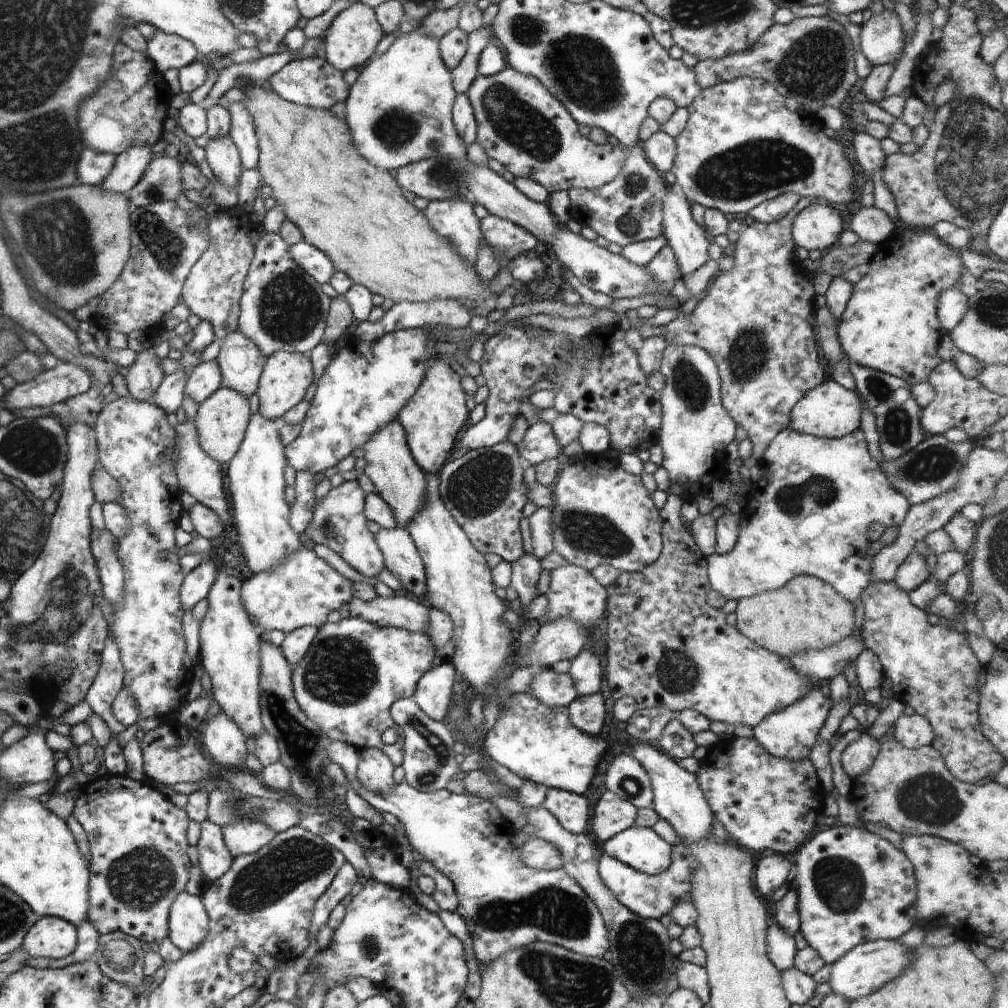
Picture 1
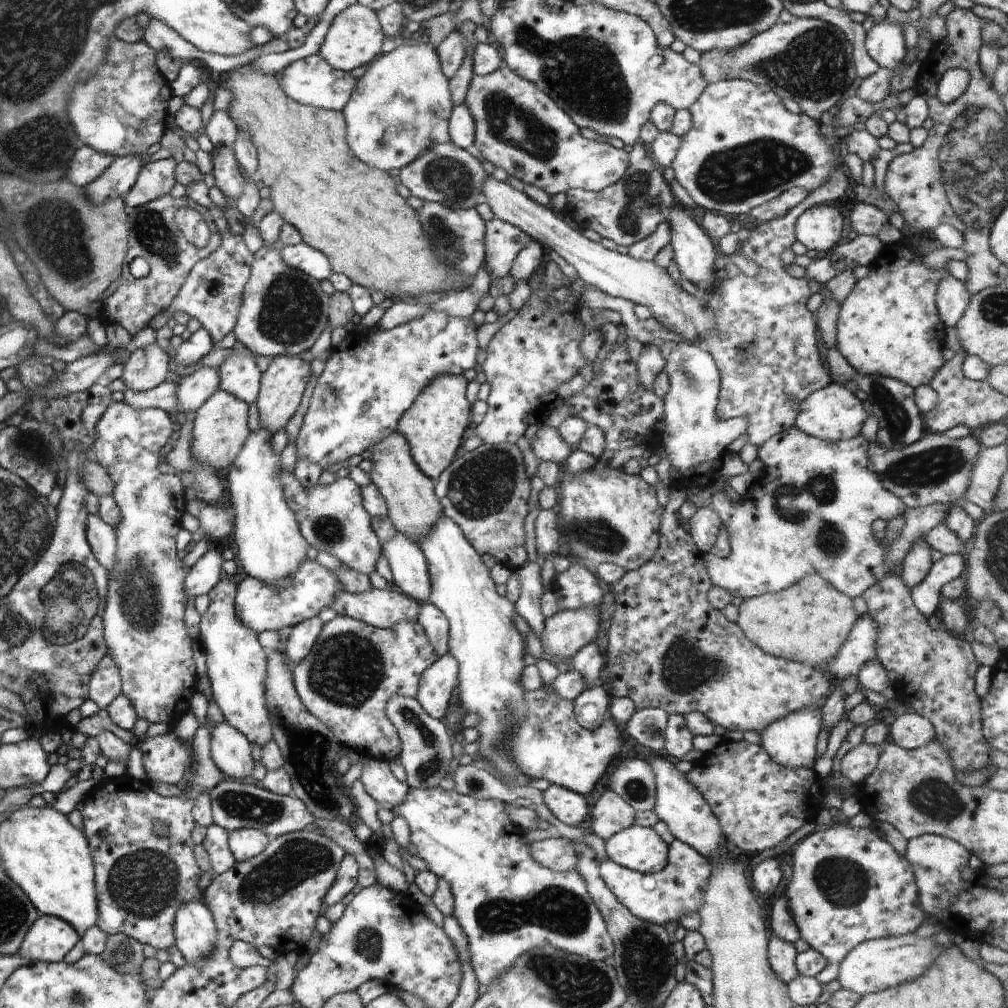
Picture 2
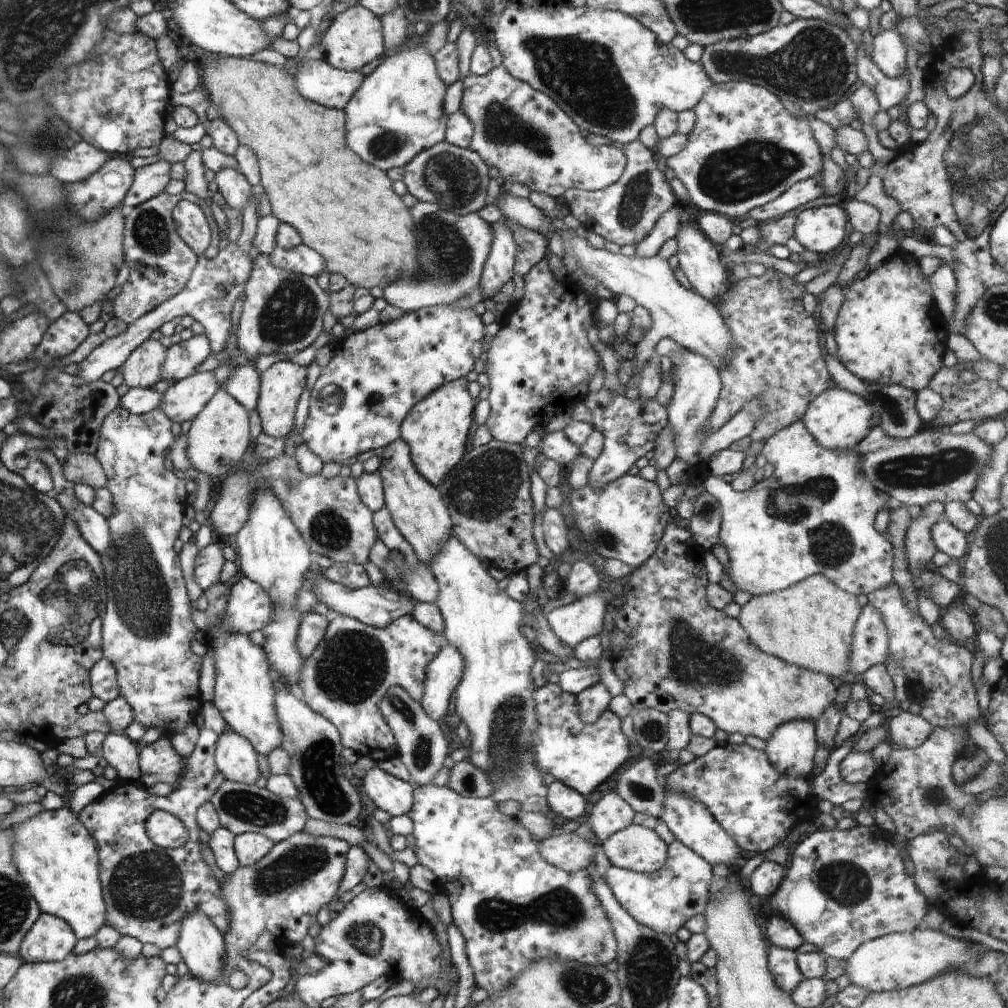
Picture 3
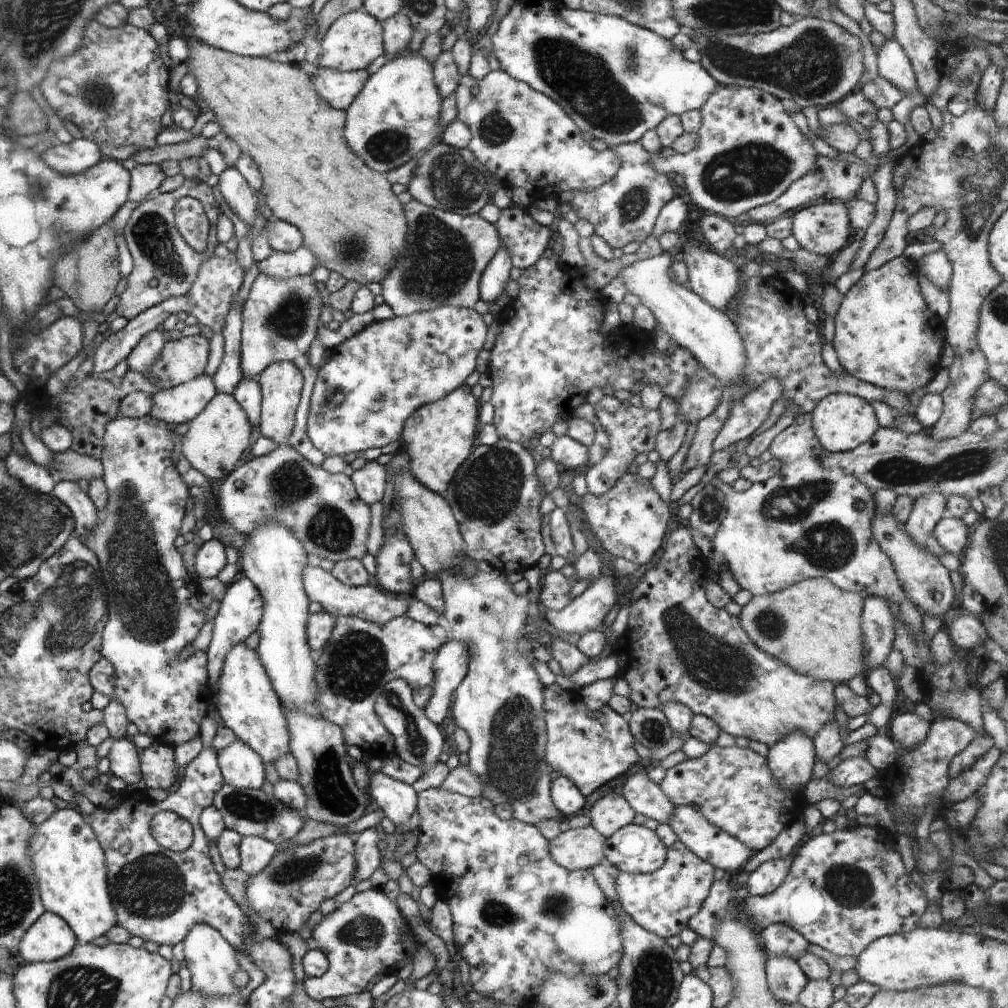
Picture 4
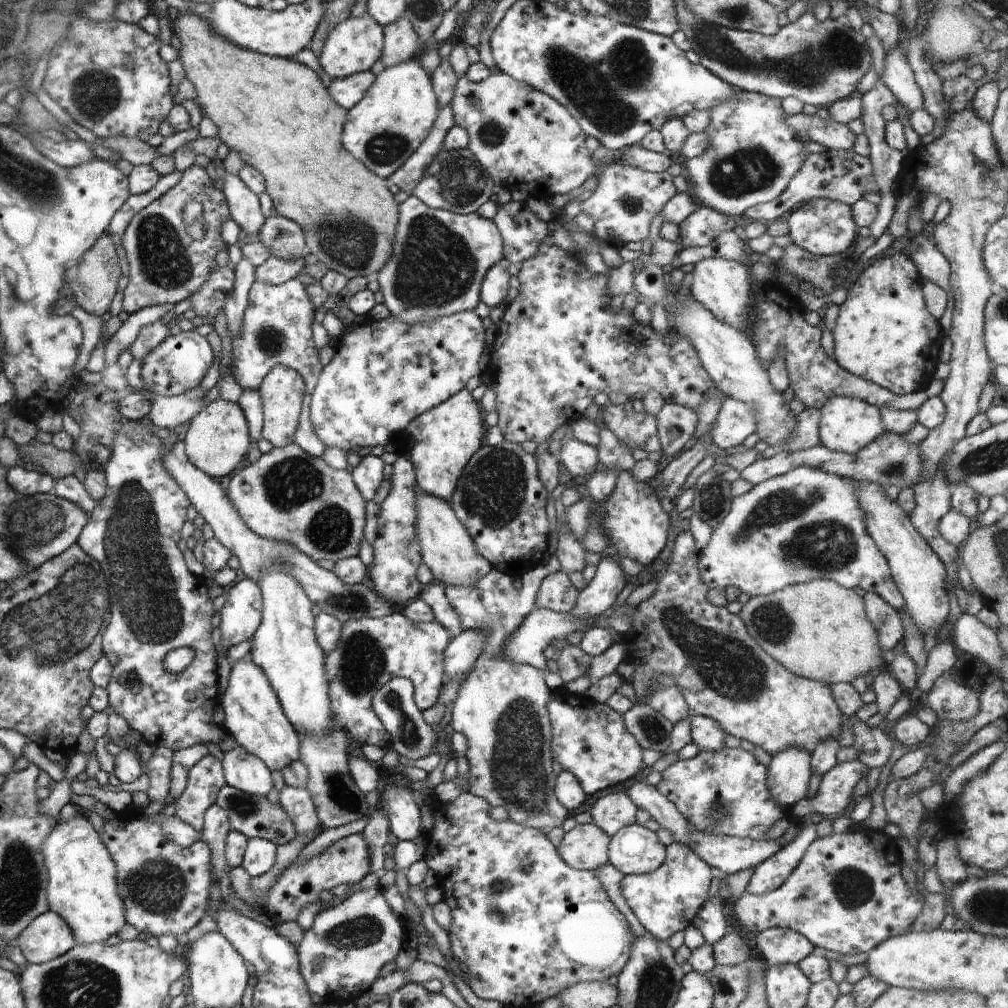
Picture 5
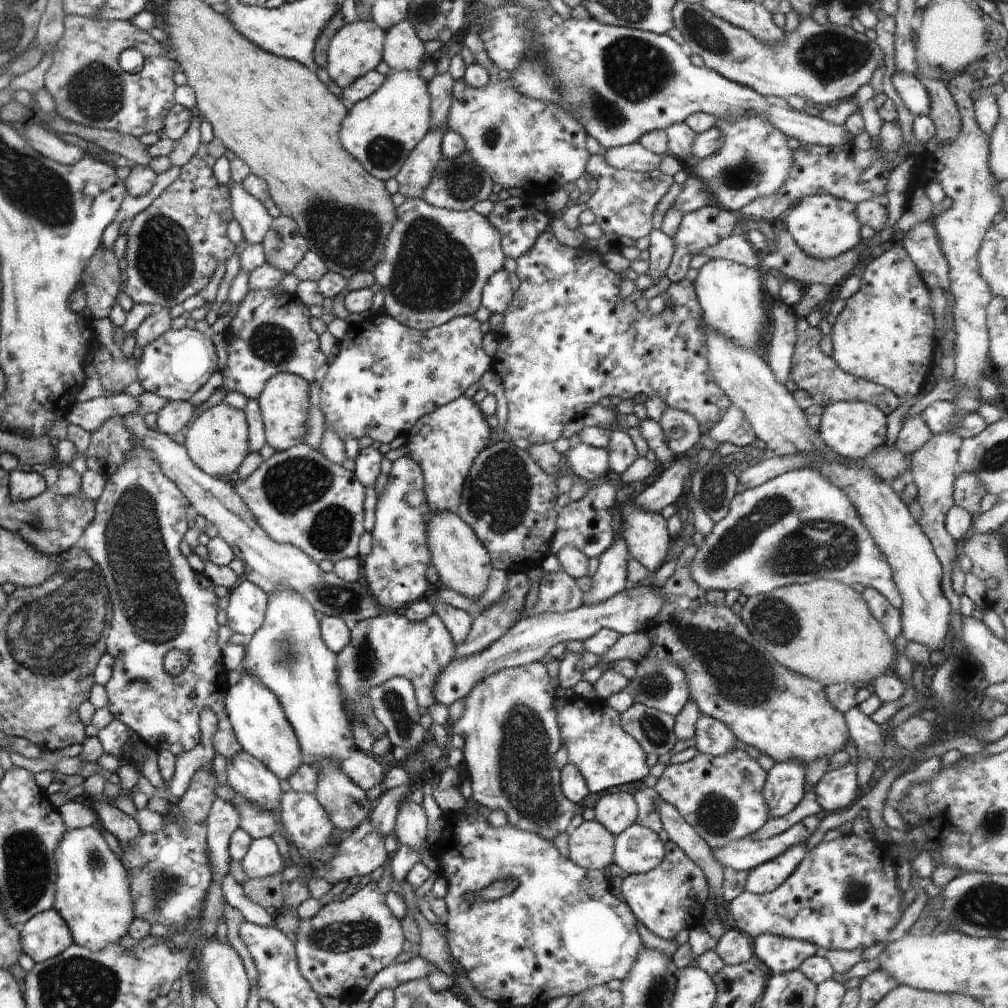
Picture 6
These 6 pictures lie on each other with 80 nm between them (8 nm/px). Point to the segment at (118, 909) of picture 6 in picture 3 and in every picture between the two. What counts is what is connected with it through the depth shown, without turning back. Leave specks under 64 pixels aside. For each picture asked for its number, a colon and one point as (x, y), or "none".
3: (59, 860)
4: (69, 865)
5: (81, 888)

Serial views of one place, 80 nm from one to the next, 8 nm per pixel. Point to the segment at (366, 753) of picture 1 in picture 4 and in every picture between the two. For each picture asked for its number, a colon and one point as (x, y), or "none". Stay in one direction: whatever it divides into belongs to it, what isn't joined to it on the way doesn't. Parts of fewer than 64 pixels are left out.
2: (379, 782)
3: (395, 796)
4: (398, 800)

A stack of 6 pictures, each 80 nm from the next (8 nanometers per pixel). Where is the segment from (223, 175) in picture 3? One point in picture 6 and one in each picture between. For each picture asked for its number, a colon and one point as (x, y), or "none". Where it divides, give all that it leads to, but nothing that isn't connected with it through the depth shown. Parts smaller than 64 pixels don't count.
4: (237, 193)
5: (244, 205)
6: (249, 212)

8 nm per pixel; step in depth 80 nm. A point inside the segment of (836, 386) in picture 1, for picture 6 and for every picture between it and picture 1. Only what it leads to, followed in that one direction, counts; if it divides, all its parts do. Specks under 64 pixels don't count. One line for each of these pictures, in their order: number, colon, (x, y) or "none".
2: (833, 413)
3: (838, 419)
4: (841, 422)
5: (846, 424)
6: (853, 429)

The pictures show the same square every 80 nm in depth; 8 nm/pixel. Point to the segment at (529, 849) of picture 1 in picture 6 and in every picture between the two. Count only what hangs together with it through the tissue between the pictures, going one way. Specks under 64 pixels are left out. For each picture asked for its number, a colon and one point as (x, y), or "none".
2: (558, 853)
3: (571, 852)
4: (582, 848)
5: (585, 847)
6: (591, 846)

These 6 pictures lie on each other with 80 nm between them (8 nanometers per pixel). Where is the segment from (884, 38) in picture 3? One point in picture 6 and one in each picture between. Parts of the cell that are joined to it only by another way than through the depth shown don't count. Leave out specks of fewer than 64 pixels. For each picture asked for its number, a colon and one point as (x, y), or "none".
4: (893, 65)
5: (897, 76)
6: (909, 88)

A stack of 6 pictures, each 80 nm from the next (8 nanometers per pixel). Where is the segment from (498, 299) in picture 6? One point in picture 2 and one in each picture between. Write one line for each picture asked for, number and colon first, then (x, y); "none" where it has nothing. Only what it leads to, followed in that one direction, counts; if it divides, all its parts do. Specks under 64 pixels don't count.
2: (503, 242)
3: (498, 269)
4: (496, 275)
5: (494, 288)

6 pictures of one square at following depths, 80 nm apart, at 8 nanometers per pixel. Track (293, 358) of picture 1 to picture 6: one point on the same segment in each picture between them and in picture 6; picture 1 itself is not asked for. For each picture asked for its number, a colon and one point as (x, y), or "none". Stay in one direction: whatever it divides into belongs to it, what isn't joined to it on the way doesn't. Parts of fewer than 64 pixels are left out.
2: (282, 385)
3: (281, 385)
4: (281, 383)
5: (282, 390)
6: (284, 403)

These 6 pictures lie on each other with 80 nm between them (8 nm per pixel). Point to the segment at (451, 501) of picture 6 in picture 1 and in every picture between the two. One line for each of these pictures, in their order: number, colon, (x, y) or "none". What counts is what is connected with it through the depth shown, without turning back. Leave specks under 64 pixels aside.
1: (433, 417)
2: (433, 426)
3: (436, 429)
4: (438, 437)
5: (445, 437)

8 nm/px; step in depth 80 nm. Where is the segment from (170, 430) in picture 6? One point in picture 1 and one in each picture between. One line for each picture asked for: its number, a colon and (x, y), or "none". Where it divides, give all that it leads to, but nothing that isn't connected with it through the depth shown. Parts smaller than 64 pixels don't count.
1: (205, 379)
2: (192, 391)
3: (184, 399)
4: (178, 405)
5: (166, 411)

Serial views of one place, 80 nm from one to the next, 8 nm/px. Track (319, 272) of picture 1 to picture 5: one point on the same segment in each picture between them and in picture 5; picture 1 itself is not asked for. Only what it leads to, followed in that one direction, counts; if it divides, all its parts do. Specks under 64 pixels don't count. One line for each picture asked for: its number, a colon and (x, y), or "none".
2: (313, 262)
3: (303, 260)
4: (301, 262)
5: (274, 271)

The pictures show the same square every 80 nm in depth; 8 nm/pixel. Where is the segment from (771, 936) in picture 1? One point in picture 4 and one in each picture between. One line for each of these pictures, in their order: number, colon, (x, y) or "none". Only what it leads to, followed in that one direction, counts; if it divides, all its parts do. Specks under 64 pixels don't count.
2: (781, 954)
3: (782, 963)
4: (786, 980)

